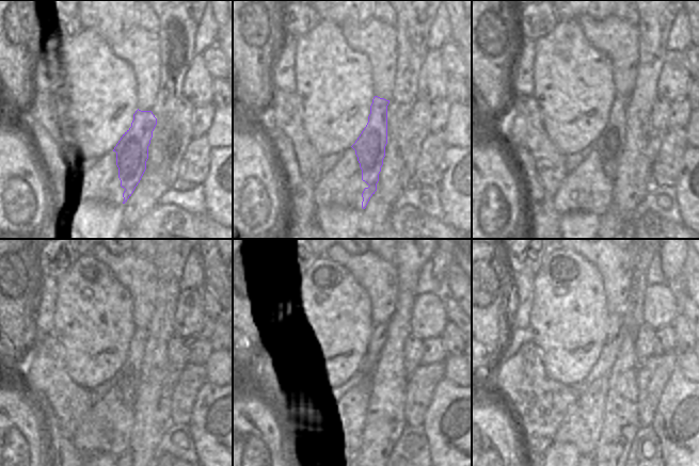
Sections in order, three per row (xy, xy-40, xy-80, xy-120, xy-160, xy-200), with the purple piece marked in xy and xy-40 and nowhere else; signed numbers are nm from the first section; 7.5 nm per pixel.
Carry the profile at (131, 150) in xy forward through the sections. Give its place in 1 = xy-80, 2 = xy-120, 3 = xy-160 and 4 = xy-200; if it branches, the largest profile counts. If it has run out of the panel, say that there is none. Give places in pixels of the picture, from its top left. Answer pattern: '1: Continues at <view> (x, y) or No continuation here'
1: Continues at xy-80 (609, 144)
2: Continues at xy-120 (129, 376)
3: Continues at xy-160 (379, 335)
4: Continues at xy-200 (615, 321)

